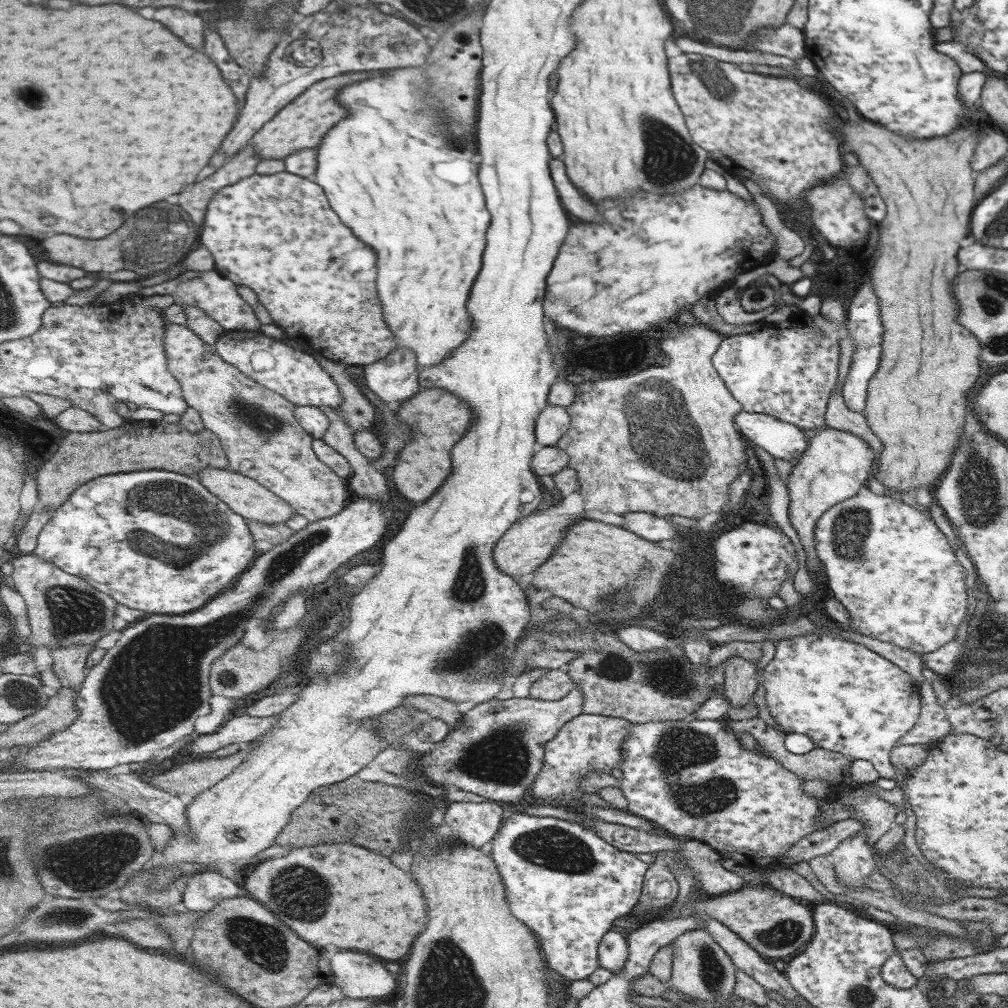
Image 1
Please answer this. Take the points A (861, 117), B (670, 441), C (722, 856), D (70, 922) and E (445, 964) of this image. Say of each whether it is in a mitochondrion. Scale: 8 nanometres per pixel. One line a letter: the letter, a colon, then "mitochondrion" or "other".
A: other
B: mitochondrion
C: other
D: mitochondrion
E: mitochondrion

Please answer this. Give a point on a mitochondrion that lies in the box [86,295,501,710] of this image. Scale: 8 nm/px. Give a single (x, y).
(147, 547)

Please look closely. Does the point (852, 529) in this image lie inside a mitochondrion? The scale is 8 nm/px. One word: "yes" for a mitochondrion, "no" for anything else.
yes

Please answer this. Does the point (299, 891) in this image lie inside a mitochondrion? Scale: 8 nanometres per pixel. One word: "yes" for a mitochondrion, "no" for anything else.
yes

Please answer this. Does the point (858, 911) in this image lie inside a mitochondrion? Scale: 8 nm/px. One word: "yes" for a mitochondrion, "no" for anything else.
no

